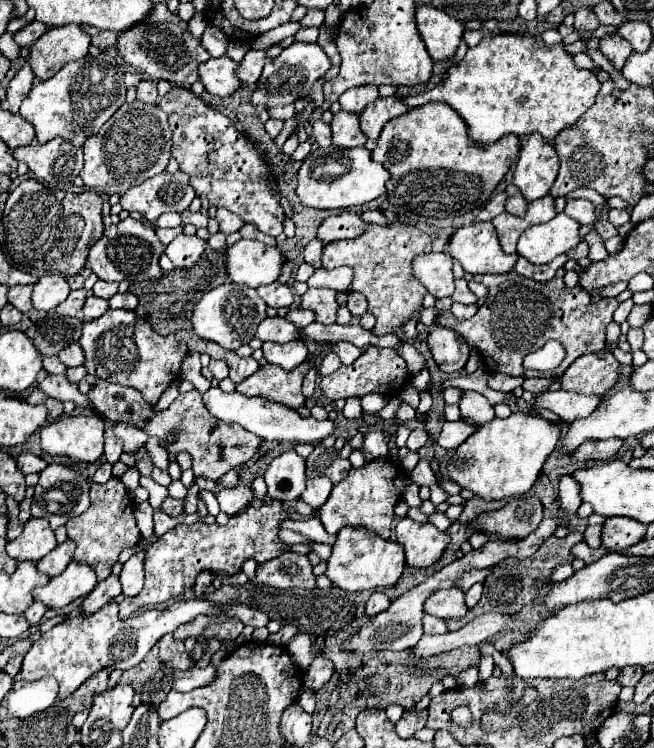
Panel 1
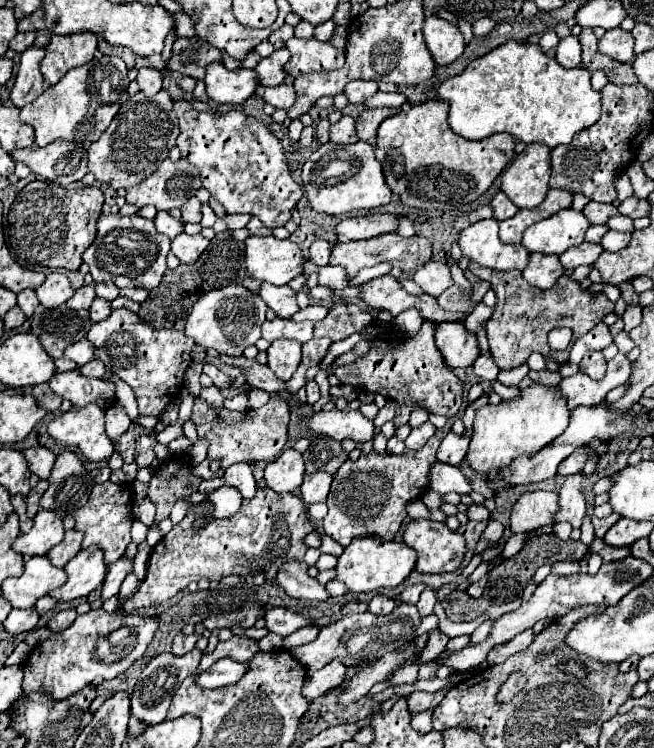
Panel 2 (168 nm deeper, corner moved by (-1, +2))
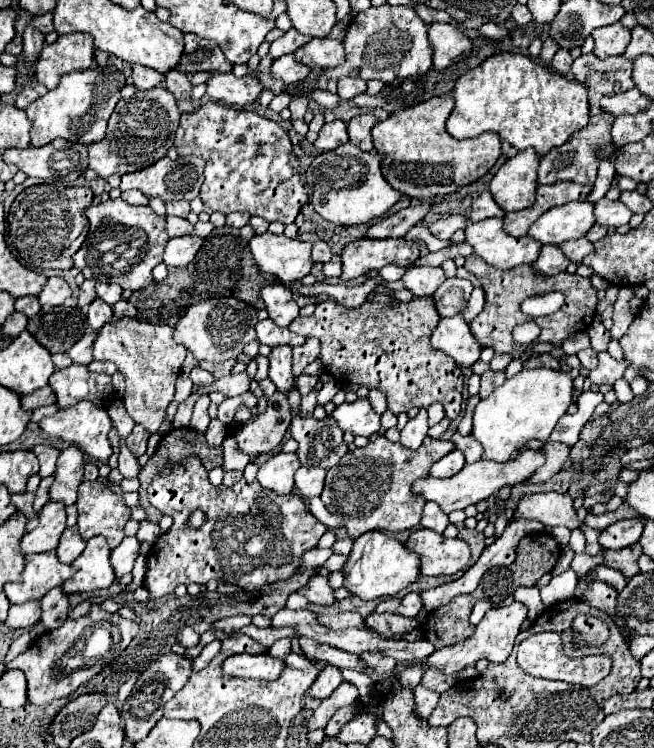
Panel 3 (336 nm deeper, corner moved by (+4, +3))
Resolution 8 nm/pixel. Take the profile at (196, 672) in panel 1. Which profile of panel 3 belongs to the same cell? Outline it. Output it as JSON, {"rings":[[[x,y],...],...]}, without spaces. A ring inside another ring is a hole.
{"rings":[[[234,654],[222,662],[222,672],[234,678],[260,678],[276,680],[278,672],[284,668],[284,660],[272,658],[270,654]]]}

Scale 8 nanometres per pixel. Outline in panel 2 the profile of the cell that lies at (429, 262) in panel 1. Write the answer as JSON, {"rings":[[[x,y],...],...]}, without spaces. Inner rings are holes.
{"rings":[[[429,261],[429,263],[421,265],[413,273],[413,281],[423,289],[423,293],[433,295],[433,297],[439,297],[447,287],[453,285],[449,265],[439,263],[439,261]]]}

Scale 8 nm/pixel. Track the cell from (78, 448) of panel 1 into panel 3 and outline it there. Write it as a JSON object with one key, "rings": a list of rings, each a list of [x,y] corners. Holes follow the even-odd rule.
{"rings":[[[78,402],[70,408],[58,410],[54,416],[44,418],[40,422],[40,428],[48,436],[54,436],[54,438],[60,438],[60,440],[66,440],[66,442],[78,446],[82,452],[86,452],[96,462],[106,462],[112,454],[112,446],[110,446],[110,440],[108,440],[108,430],[112,428],[112,420],[110,420],[106,410],[94,406],[92,402]]]}

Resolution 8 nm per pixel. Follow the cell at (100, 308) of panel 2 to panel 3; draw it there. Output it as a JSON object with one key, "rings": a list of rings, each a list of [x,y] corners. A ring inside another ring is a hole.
{"rings":[[[96,298],[88,308],[88,324],[96,330],[96,328],[102,328],[102,324],[110,320],[112,320],[112,308],[100,298]]]}

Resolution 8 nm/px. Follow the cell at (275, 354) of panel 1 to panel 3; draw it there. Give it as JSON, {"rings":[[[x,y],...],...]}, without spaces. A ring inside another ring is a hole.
{"rings":[[[274,346],[272,352],[268,354],[270,360],[270,372],[268,378],[276,384],[280,392],[288,392],[290,384],[294,384],[292,376],[292,348],[284,346]]]}

